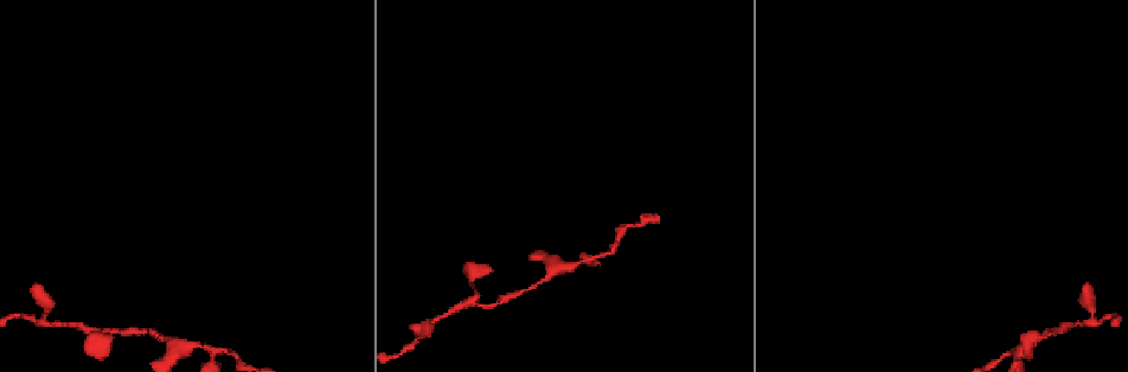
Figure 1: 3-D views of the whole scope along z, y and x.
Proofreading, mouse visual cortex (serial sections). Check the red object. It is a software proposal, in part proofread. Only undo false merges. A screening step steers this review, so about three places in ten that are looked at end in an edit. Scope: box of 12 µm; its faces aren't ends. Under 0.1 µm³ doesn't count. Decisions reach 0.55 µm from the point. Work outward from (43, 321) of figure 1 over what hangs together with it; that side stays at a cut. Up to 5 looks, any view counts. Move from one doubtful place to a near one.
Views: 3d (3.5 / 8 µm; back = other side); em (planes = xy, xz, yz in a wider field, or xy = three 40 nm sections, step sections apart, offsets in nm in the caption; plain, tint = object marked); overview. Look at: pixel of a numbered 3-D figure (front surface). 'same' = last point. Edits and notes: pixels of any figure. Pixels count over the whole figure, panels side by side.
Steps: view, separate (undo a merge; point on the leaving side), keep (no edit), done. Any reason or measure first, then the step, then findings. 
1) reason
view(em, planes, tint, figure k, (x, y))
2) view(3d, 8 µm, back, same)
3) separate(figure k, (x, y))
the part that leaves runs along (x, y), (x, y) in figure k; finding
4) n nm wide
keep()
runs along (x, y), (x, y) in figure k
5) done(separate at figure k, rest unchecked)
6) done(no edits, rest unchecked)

a narrow waist
view(3d, 3.5 µm, figure 1, (472, 302))

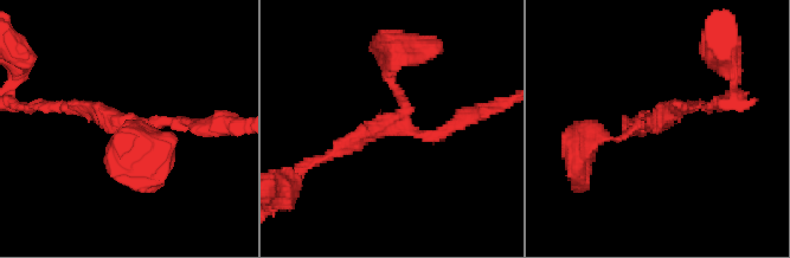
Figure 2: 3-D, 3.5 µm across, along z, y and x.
keep()
runs along (326, 159), (380, 126), (438, 135), (463, 120) in figure 2; one cell here

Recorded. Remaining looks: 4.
arms part here
view(3d, 3.5 µm, figure 1, (207, 348))

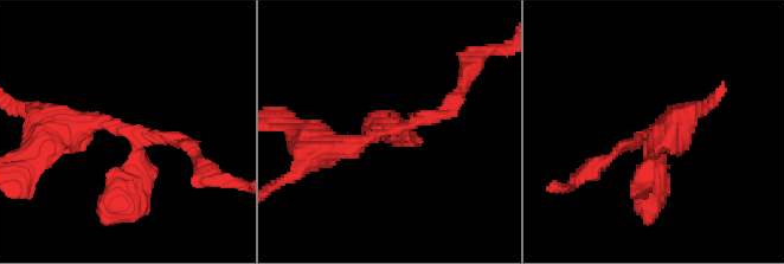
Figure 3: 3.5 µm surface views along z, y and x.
now the EM
view(em, xy, step 5, tint, figure 3, (396, 129))

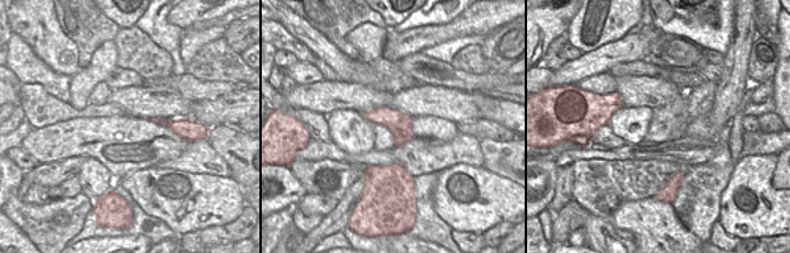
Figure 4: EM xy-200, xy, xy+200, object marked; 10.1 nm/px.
240 nm wide
keep()
runs along (320, 152), (441, 115), (458, 96) in figure 3; all the same cell

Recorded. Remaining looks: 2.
done(no edits, rest unchecked)

